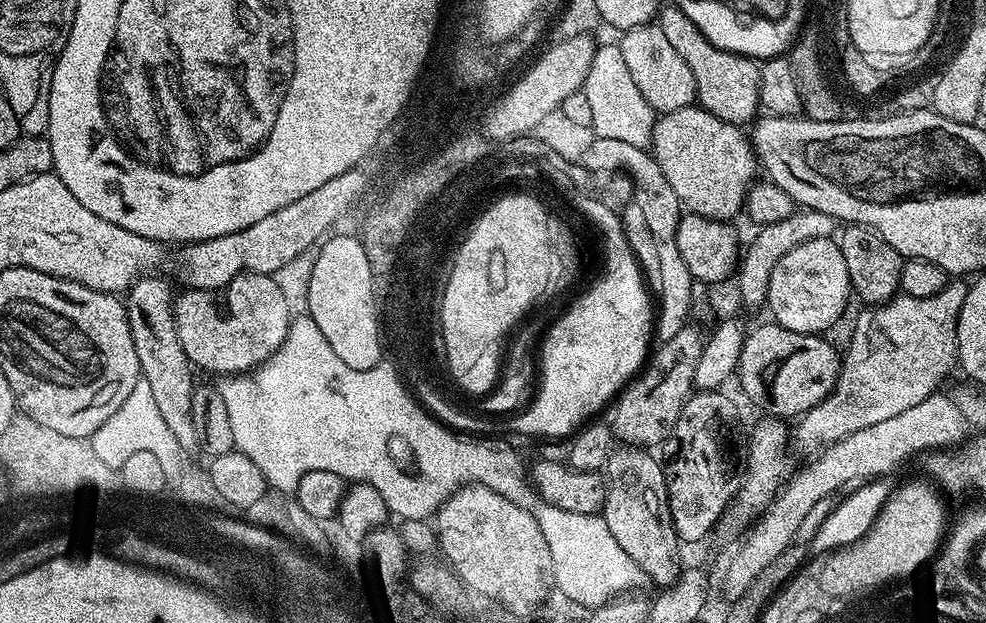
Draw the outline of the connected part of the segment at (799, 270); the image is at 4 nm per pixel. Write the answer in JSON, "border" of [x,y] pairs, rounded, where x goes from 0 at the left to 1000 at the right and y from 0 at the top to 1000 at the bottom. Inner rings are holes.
{"border":[[[847,384],[823,385],[813,388],[813,395],[805,395],[801,408],[796,408],[793,421],[785,427],[785,440],[781,440],[779,461],[778,499],[783,499],[782,512],[797,530],[805,530],[813,536],[836,536],[839,526],[856,501],[862,482],[862,457],[858,421],[854,416],[854,401]]]}

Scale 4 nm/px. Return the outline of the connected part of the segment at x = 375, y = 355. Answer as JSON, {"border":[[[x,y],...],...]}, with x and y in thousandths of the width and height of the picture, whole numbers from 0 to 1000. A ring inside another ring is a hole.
{"border":[[[337,376],[324,393],[312,443],[311,506],[327,530],[327,543],[335,549],[335,562],[359,594],[376,597],[385,578],[387,552],[381,543],[381,520],[377,520],[377,475],[373,475],[373,429],[368,425],[366,390],[361,376]]]}

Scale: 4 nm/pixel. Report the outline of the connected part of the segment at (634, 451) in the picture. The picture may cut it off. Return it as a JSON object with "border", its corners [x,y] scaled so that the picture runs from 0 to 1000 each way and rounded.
{"border":[[[628,714],[622,721],[613,750],[616,790],[611,827],[627,876],[639,889],[659,934],[674,944],[686,936],[694,912],[690,892],[692,873],[680,831],[672,746],[657,726],[660,724],[646,714]]]}

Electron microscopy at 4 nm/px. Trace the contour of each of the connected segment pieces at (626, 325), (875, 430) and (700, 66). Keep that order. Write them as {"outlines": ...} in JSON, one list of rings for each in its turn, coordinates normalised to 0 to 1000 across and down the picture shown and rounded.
{"outlines":[[[[629,385],[629,398],[621,398],[621,411],[611,411],[613,438],[561,517],[556,541],[551,541],[546,559],[546,621],[534,653],[518,669],[525,698],[579,701],[654,589],[659,571],[657,551],[663,546],[663,482],[640,395],[633,398],[636,387]]],[[[961,632],[944,636],[939,639],[939,645],[931,645],[931,652],[923,652],[923,658],[918,658],[916,665],[870,690],[850,709],[835,717],[830,729],[833,730],[811,758],[816,787],[818,783],[818,791],[836,796],[844,783],[842,764],[846,764],[846,777],[852,780],[856,770],[866,764],[892,759],[892,754],[903,751],[907,742],[917,745],[922,737],[921,732],[928,734],[930,727],[977,714],[983,705],[984,690],[974,661],[962,653],[966,640]]],[[[687,10],[670,11],[667,37],[671,55],[675,55],[680,66],[680,74],[688,80],[688,88],[696,98],[696,106],[700,106],[700,119],[704,119],[709,172],[724,183],[724,189],[732,189],[732,196],[741,199],[755,202],[768,191],[772,178],[771,103],[766,95],[724,74]]]]}

